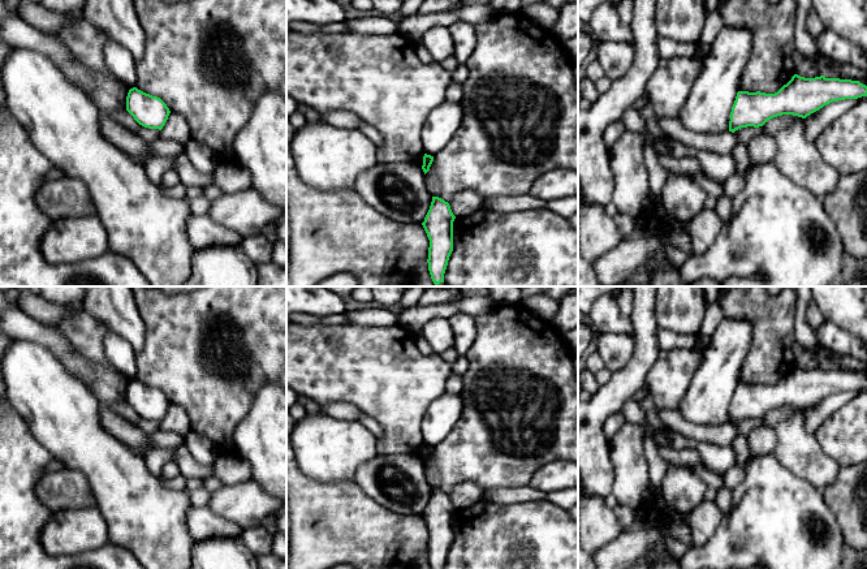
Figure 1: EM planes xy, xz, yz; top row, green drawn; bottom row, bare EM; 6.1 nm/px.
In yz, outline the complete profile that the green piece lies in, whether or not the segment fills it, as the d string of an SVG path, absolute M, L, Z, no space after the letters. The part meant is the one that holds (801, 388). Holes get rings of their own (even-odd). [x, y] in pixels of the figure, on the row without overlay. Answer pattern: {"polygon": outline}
{"polygon": "M794 366L775 385L738 383L730 404L729 423L759 419L782 406L806 410L832 393L862 388L867 388L867 378L859 372Z"}

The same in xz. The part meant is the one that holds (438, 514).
{"polygon": "M432 488L430 501L422 514L430 531L427 555L431 569L444 569L453 543L454 510L449 495L439 488Z"}

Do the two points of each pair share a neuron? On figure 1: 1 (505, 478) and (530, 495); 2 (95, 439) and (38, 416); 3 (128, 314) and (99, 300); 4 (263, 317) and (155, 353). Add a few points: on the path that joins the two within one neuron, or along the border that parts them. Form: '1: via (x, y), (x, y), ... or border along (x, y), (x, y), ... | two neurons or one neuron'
1: border along (527, 483), (520, 487), (491, 487), (488, 490) | two neurons
2: via (81, 439), (57, 416), (52, 416) | one neuron
3: via (121, 313), (106, 300) | one neuron
4: via (236, 317), (228, 310), (216, 311), (182, 343) | one neuron

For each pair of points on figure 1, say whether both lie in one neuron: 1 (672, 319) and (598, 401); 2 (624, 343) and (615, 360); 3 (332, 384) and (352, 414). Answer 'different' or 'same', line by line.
1: different
2: same
3: different

